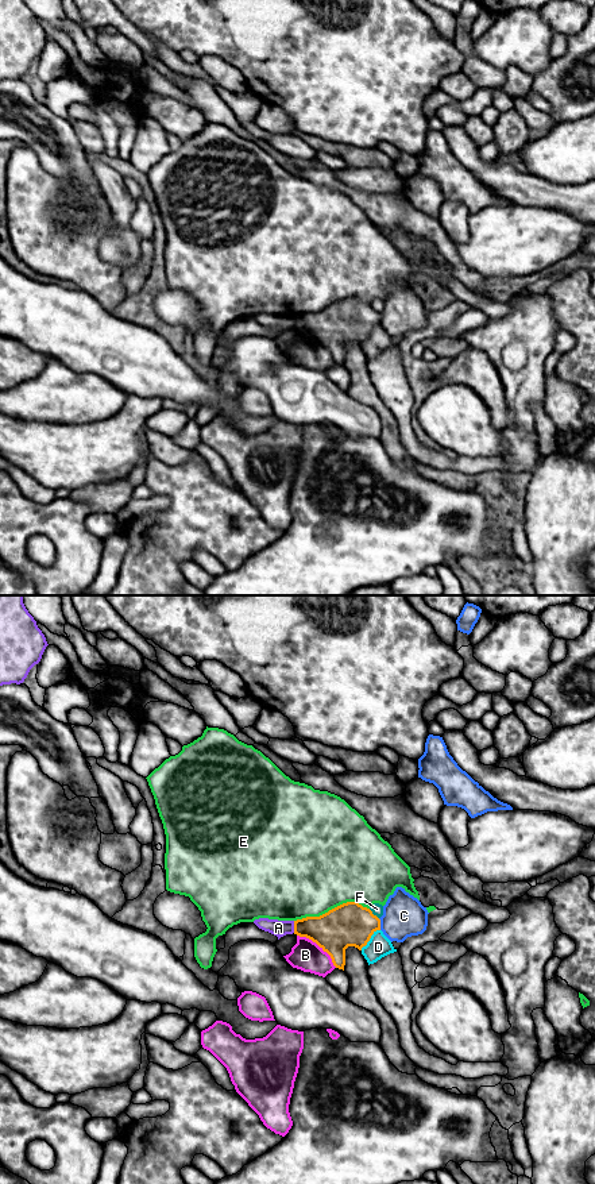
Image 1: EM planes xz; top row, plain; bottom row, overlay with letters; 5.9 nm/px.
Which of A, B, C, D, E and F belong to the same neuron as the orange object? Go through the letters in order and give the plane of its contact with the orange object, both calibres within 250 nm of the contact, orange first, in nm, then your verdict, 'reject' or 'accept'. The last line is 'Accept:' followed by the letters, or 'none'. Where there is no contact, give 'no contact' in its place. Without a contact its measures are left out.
A: contact in xz; calibres 240 and 100 nm; reject
B: contact in xz; calibres 260 and 180 nm; reject
C: contact in xz; calibres 260 and 260 nm; reject
D: contact in xz; calibres 260 and 140 nm; reject
E: contact in xz; calibres 260 and 500 nm; reject
F: contact in xz; calibres 260 and 70 nm; reject
Accept: none

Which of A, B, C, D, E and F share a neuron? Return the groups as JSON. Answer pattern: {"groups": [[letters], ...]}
{"groups": [["A"], ["B"], ["C"], ["D"], ["E"], ["F"]]}

